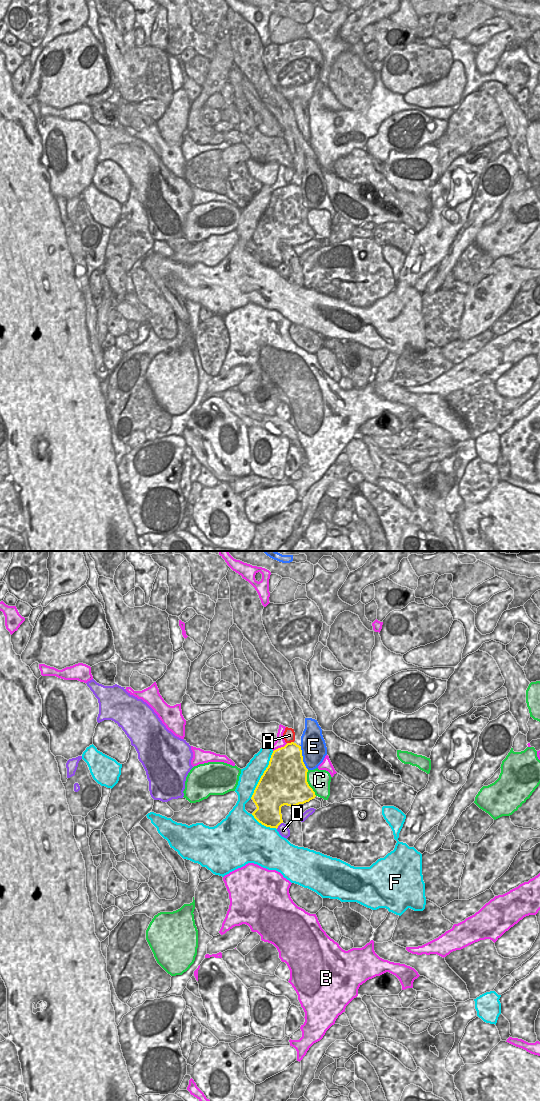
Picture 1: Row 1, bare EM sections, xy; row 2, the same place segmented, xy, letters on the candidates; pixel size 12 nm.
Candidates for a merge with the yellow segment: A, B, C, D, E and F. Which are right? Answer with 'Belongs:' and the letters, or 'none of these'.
Belongs: none of these

